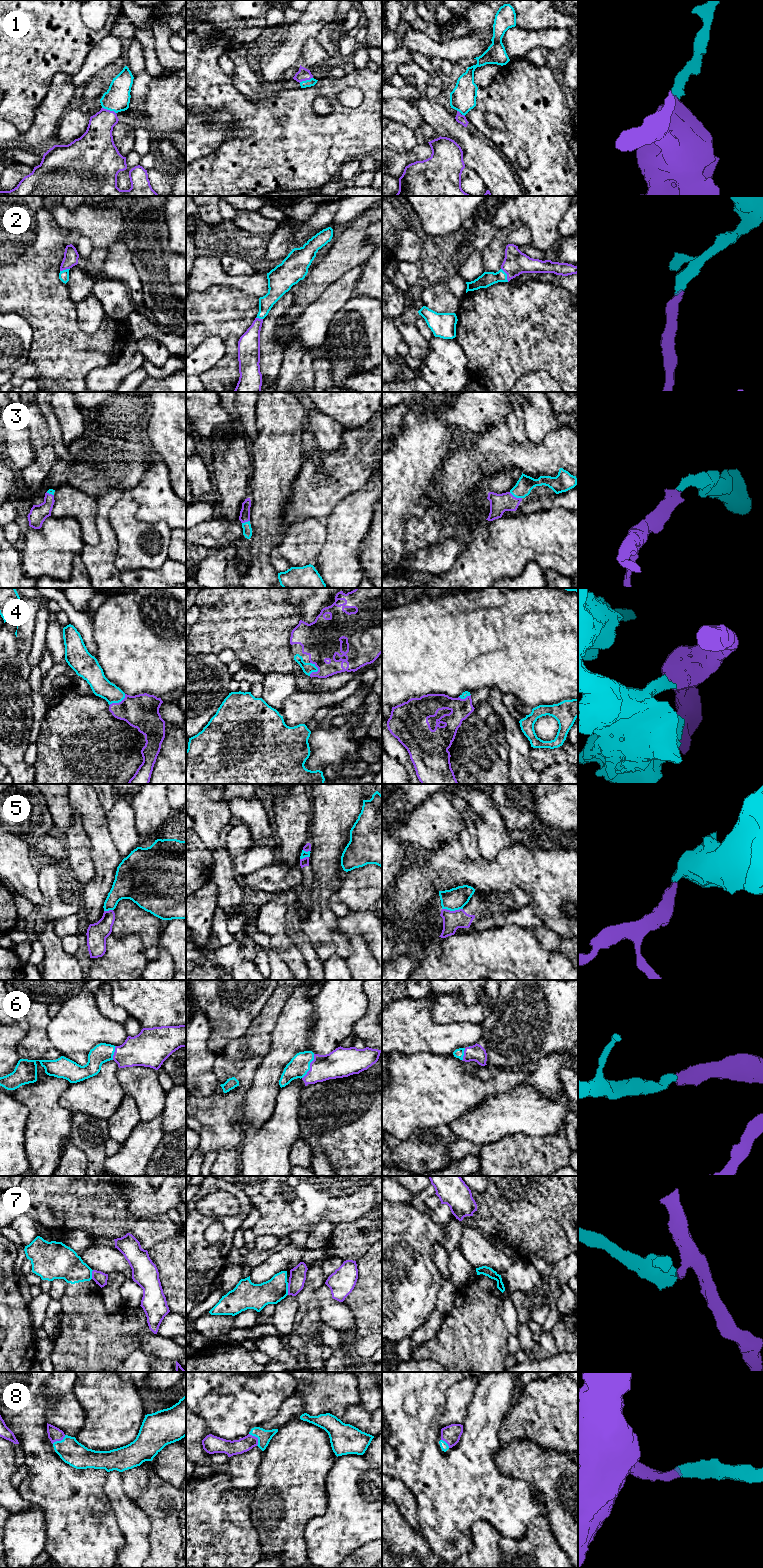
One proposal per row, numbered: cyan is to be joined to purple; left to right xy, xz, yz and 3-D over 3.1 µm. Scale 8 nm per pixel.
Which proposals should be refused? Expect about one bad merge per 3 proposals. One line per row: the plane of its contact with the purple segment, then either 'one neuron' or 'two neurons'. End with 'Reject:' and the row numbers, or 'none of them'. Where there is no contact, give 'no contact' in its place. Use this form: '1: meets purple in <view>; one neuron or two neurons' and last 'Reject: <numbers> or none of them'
1: meets purple in xy; one neuron
2: meets purple in yz; one neuron
3: meets purple in yz; one neuron
4: meets purple in xz; one neuron
5: meets purple in yz; two neurons
6: meets purple in xz; one neuron
7: meets purple in xz; two neurons
8: meets purple in xz; one neuron
Reject: 5, 7

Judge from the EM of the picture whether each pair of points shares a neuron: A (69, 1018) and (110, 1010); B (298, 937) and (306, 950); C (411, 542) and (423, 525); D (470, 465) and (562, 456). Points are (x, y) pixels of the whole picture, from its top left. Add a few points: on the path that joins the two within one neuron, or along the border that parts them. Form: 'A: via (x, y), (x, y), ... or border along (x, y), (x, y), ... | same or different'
A: border along (93, 993), (98, 1010), (105, 1017), (121, 1023) | different
B: via (301, 940), (305, 947) | same
C: via (415, 538), (423, 529) | same
D: via (493, 456), (539, 456) | same

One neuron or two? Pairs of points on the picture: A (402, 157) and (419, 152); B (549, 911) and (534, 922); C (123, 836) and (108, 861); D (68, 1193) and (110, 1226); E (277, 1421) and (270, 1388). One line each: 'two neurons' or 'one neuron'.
A: one neuron
B: two neurons
C: two neurons
D: one neuron
E: two neurons

